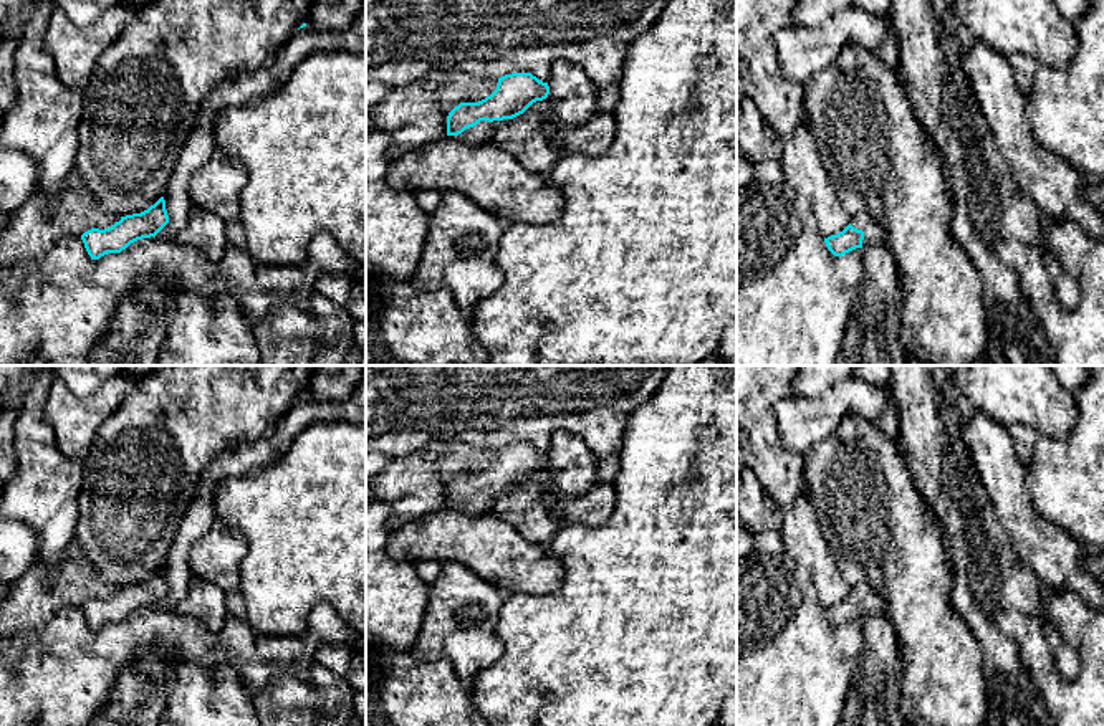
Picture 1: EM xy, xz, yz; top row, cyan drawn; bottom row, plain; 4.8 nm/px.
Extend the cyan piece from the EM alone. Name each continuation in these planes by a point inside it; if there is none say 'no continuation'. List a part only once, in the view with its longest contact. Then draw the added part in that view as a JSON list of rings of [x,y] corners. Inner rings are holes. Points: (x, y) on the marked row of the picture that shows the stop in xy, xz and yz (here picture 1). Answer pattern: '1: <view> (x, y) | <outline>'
1: xz (480, 133) | [[[508,119],[503,121],[480,121],[477,126],[465,129],[460,136],[470,142],[485,142],[490,139],[490,134],[503,126]]]

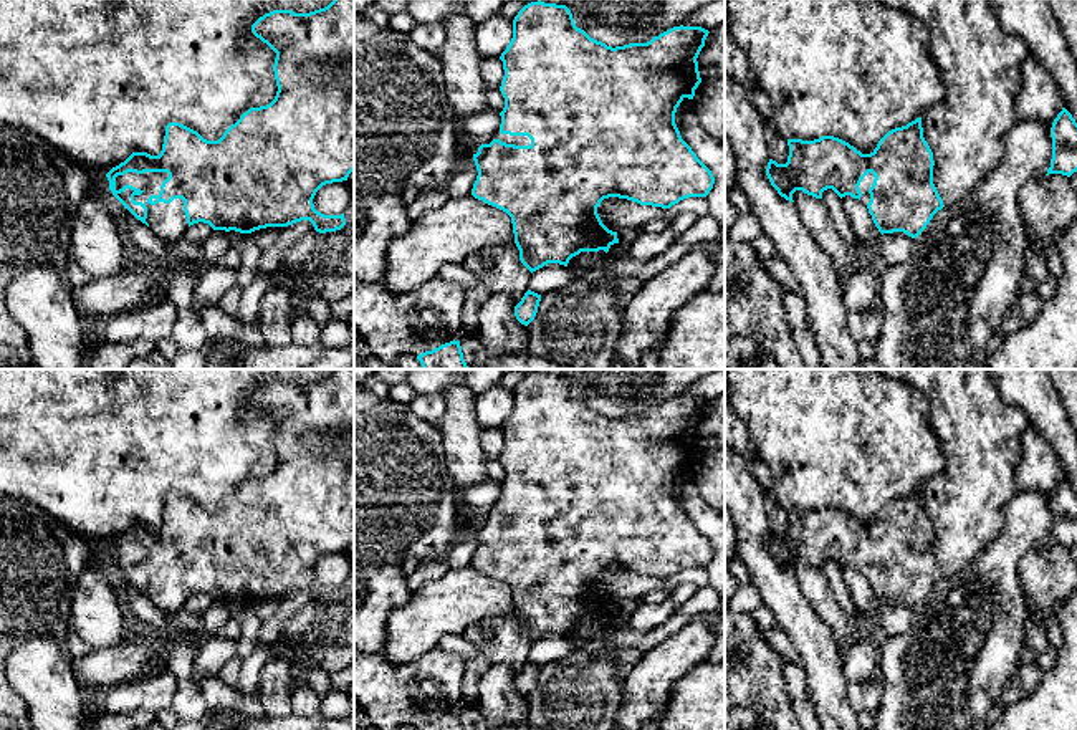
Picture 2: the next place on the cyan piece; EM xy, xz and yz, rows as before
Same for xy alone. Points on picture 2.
1: xy (167, 220) | [[[127,172],[116,177],[116,190],[124,185],[132,185],[141,189],[141,195],[134,195],[136,202],[142,202],[147,207],[149,228],[164,242],[177,242],[184,238],[189,228],[187,217],[184,212],[184,200],[174,199],[170,204],[159,202],[151,205],[147,199],[151,195],[159,195],[162,182],[169,177],[167,172]]]

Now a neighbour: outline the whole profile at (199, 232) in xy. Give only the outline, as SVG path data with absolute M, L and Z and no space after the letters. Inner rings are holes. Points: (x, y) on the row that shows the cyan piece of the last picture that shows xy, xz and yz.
M203 222L194 223L185 230L184 240L192 243L203 243L212 233L212 230L213 228L208 223Z

